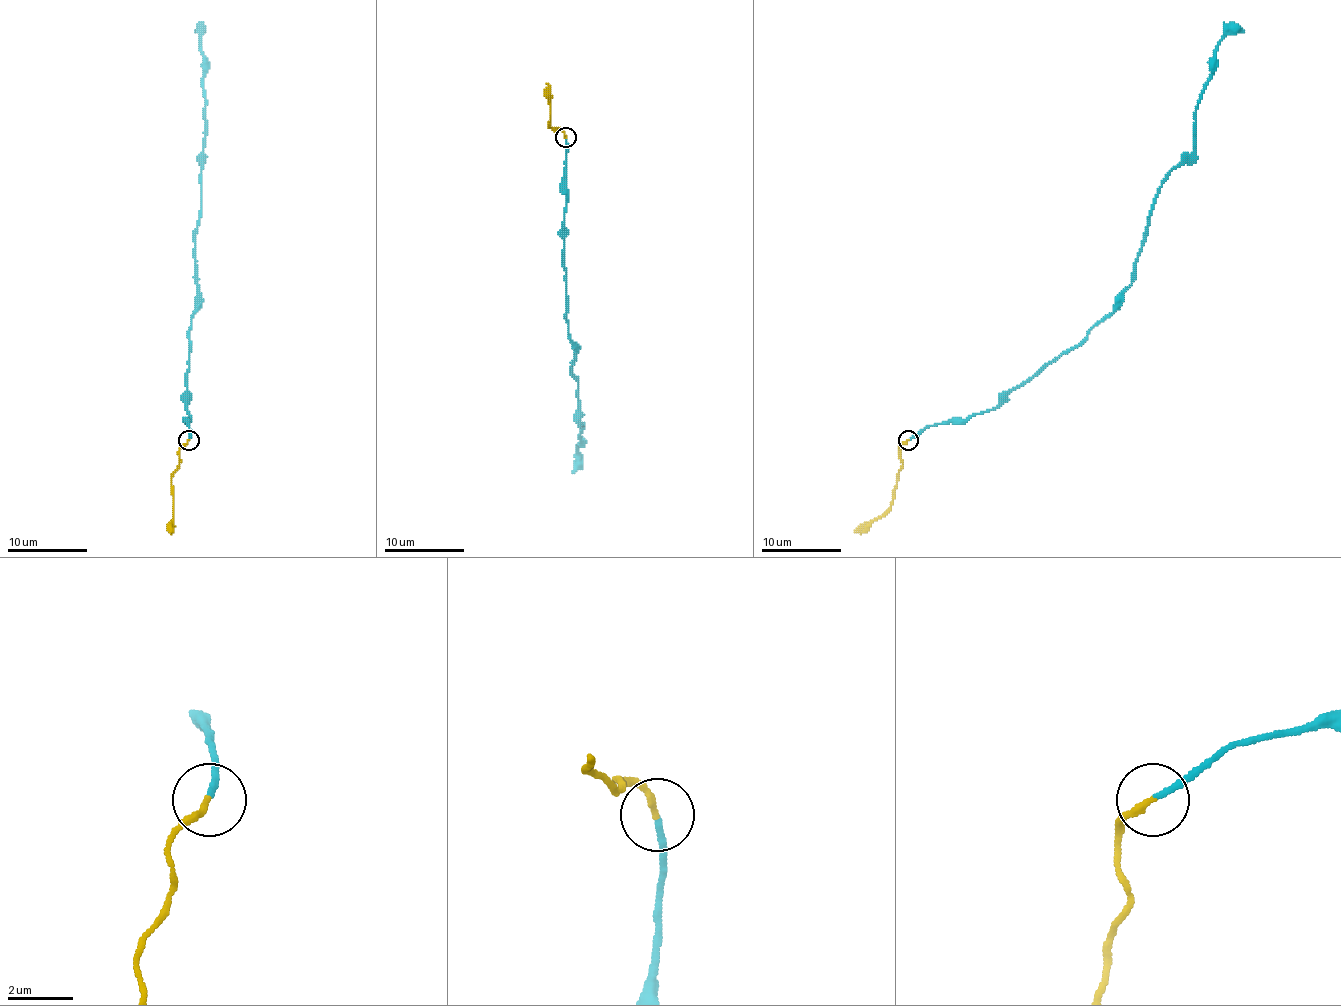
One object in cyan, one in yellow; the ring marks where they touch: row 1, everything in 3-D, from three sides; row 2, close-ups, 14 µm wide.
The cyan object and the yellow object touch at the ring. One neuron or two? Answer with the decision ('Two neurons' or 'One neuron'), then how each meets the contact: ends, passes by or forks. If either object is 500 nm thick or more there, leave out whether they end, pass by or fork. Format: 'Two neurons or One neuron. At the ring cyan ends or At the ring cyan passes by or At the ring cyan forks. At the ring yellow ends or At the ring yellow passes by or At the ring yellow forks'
One neuron. At the ring cyan ends. At the ring yellow ends

